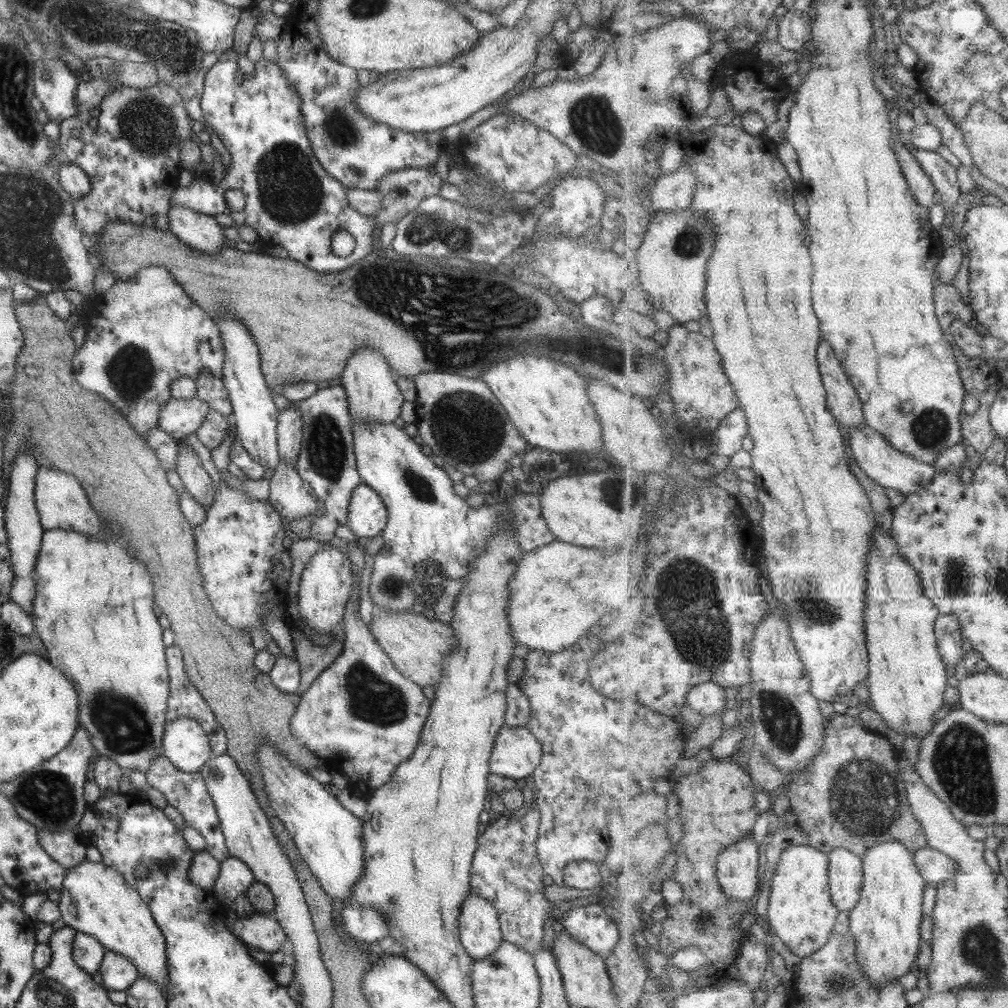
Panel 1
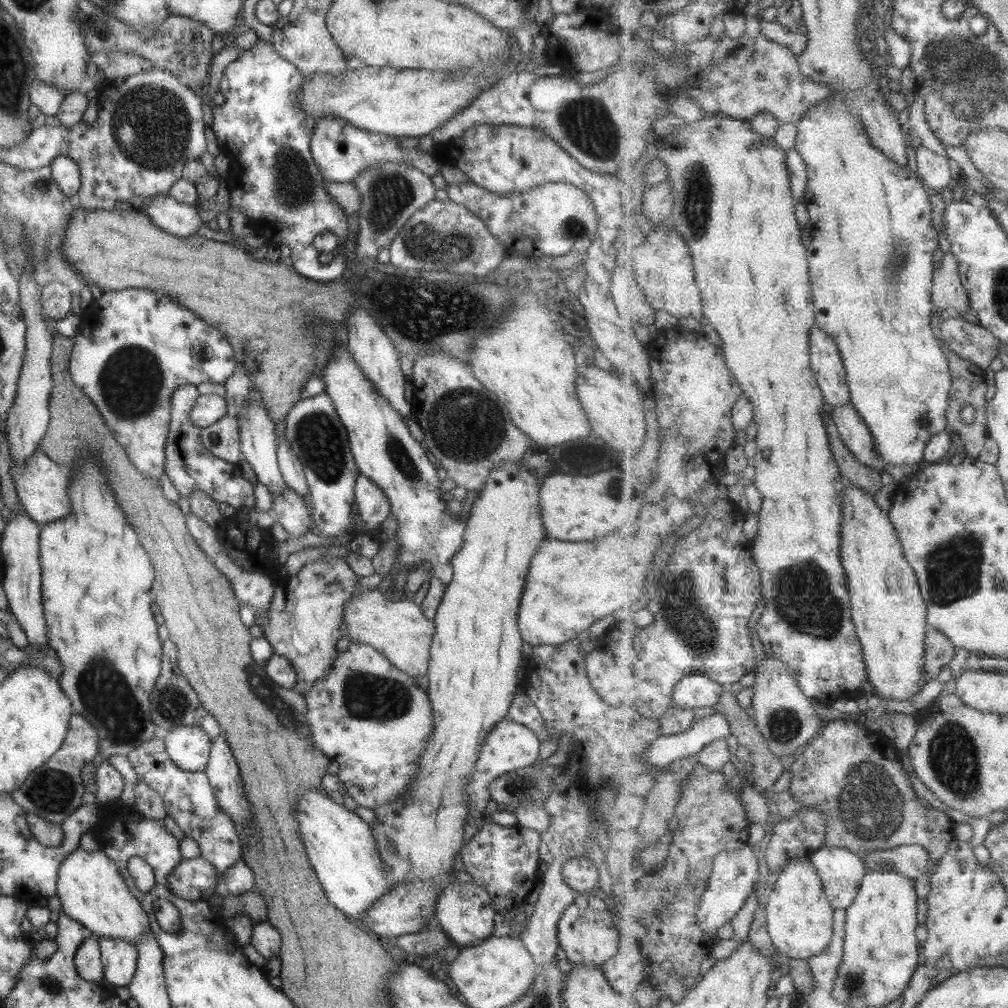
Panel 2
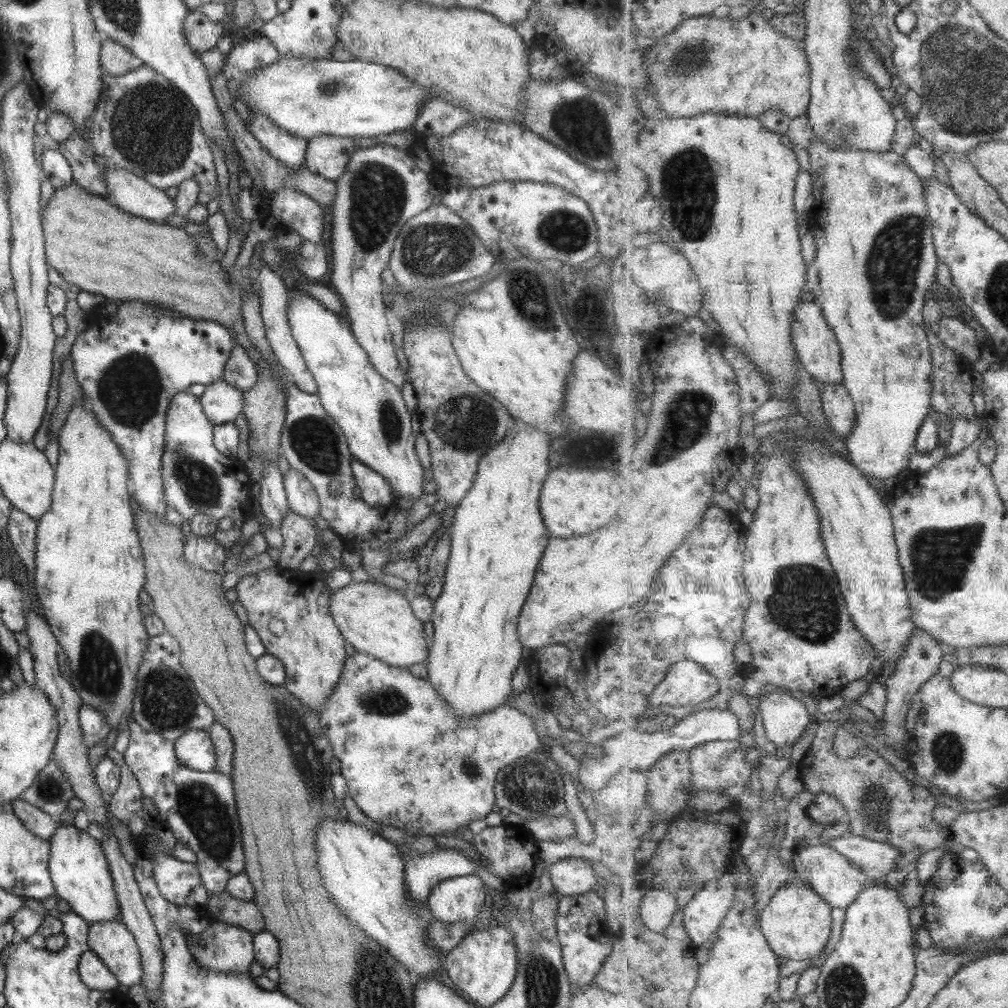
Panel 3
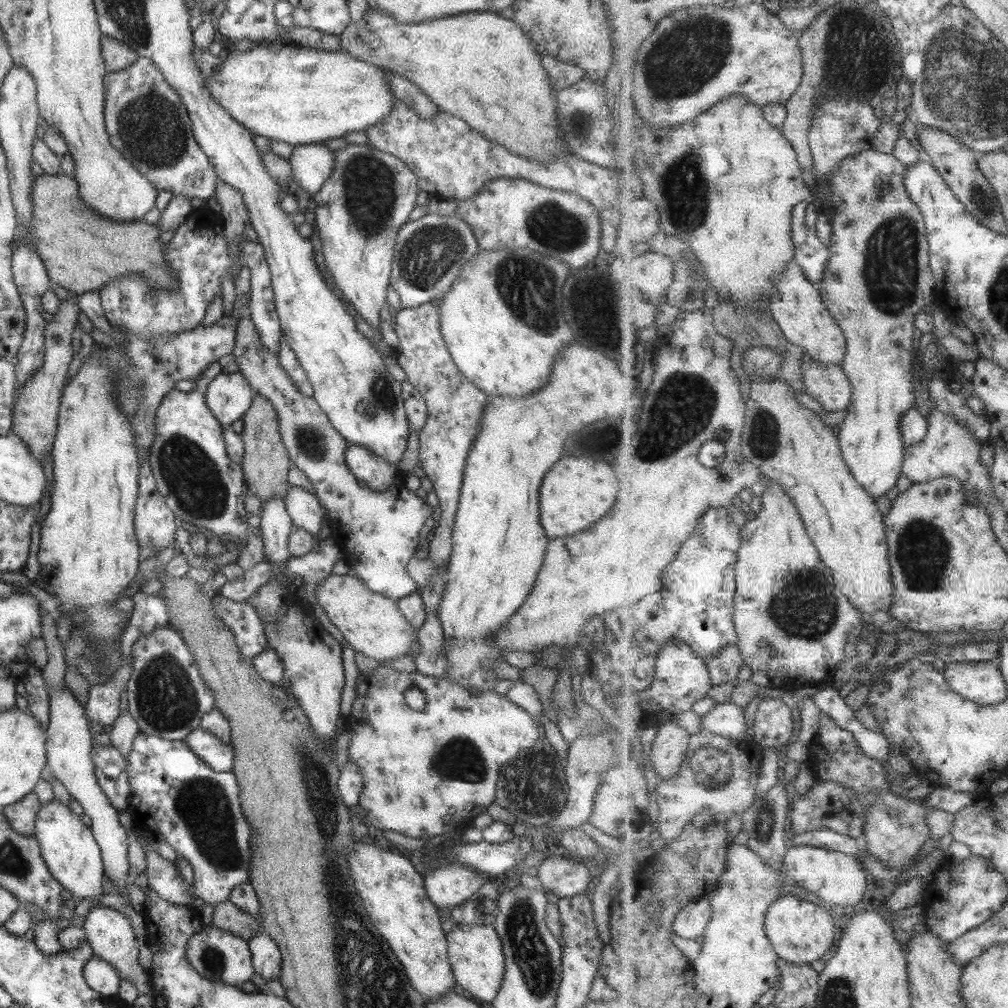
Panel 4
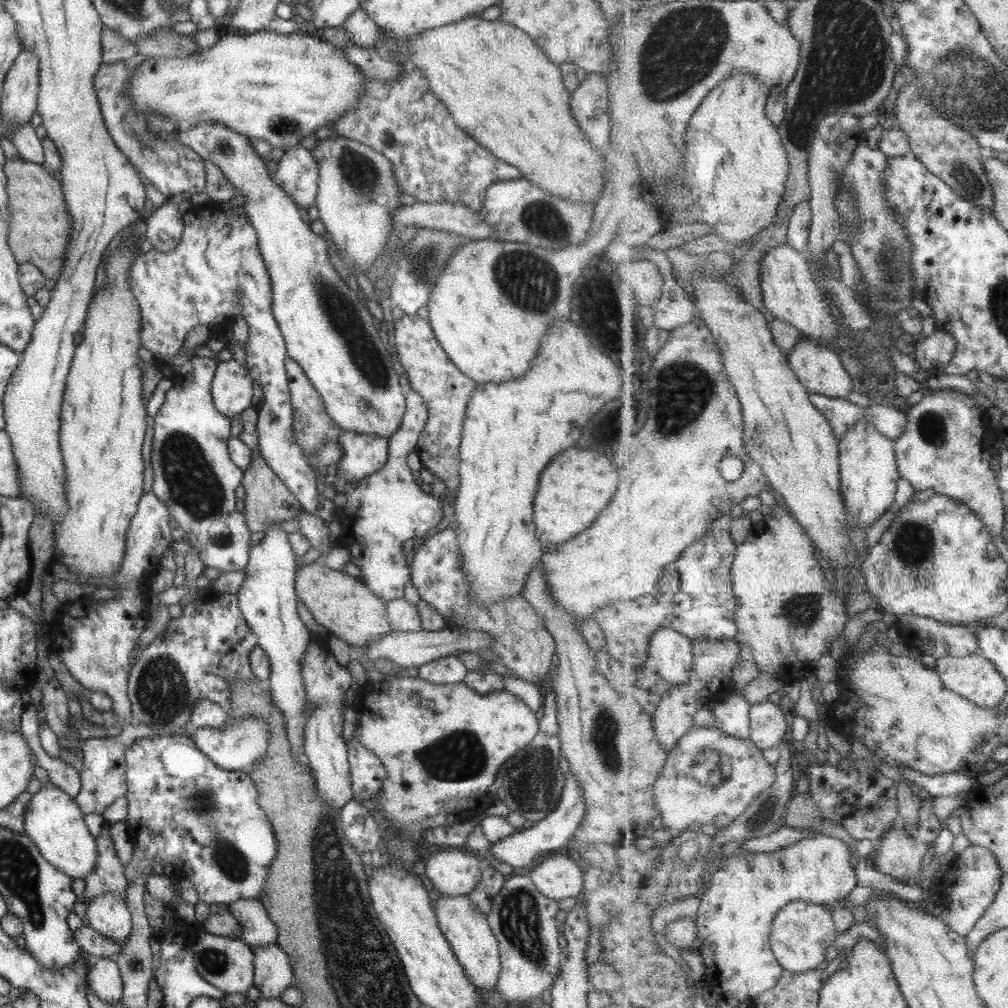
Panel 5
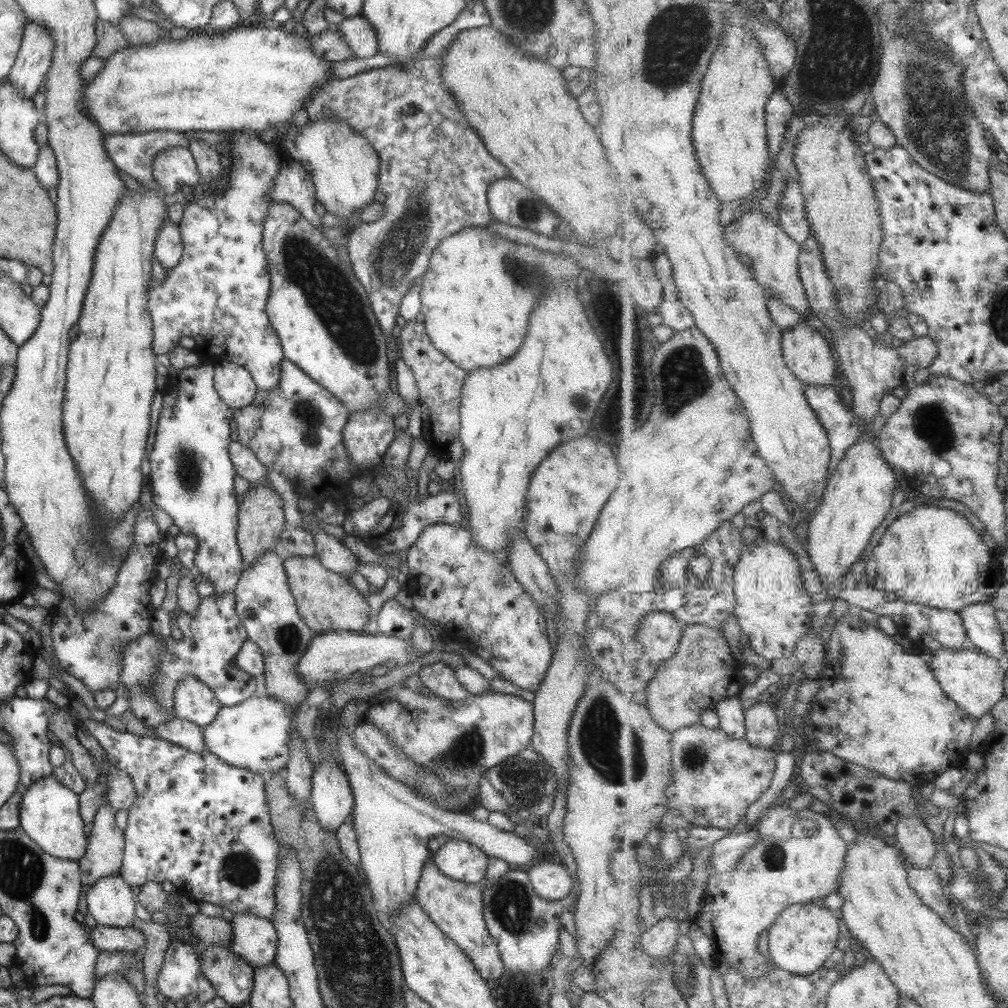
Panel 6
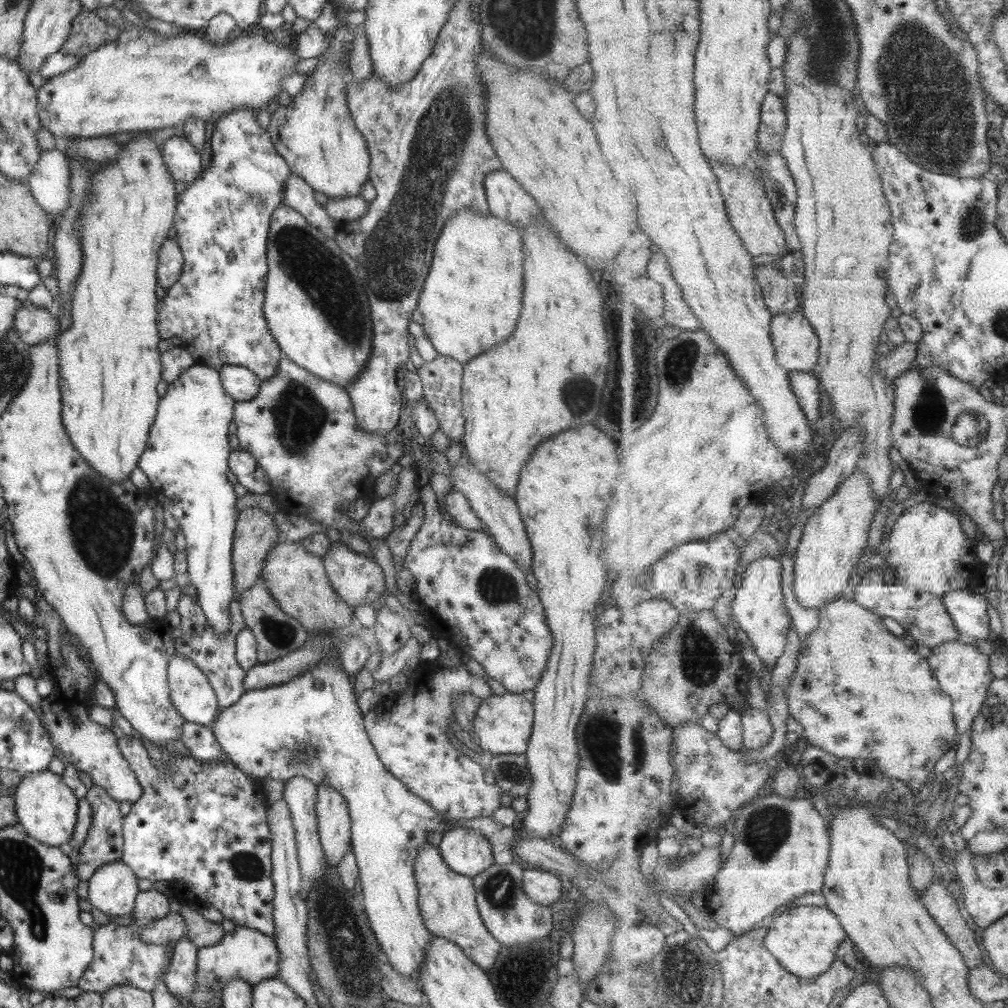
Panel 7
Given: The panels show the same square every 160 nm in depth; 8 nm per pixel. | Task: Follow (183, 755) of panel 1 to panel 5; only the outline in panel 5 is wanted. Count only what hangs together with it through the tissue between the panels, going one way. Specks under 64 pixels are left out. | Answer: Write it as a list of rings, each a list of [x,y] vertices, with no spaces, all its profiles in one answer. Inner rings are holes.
[[[245,717],[237,721],[229,719],[215,729],[193,728],[189,738],[219,768],[228,771],[243,771],[244,773],[251,771],[253,765],[264,757],[268,745],[266,723],[255,717]]]

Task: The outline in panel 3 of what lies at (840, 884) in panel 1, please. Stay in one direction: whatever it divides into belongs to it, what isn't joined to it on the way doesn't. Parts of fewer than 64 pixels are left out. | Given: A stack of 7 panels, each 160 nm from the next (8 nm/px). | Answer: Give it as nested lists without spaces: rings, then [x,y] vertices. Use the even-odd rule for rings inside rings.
[[[828,844],[808,846],[794,853],[793,865],[800,878],[807,882],[814,891],[817,891],[817,894],[820,894],[821,898],[824,898],[833,908],[847,909],[871,882],[869,875],[857,867],[856,863]]]

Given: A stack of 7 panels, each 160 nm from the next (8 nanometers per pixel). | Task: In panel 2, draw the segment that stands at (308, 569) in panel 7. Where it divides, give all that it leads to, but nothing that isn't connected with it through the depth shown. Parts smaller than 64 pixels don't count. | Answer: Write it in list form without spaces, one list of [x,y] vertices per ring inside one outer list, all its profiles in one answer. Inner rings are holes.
[[[383,588],[358,589],[343,606],[342,622],[350,642],[360,642],[381,653],[394,668],[411,678],[427,674],[434,624],[423,616],[419,604],[404,600],[389,602]]]

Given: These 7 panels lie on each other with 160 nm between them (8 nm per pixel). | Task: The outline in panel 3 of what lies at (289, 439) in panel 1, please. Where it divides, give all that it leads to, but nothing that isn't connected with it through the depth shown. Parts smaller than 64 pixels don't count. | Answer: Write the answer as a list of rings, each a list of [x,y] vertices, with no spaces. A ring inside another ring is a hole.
[[[290,468],[282,481],[288,510],[307,519],[318,515],[319,501],[316,492],[300,472]]]

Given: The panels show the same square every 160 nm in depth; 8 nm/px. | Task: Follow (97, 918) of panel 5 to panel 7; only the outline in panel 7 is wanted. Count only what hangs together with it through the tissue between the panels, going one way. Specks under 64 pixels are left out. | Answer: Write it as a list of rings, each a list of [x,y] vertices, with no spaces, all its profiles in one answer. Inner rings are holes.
[[[121,859],[102,864],[89,877],[86,901],[109,918],[129,916],[139,892],[137,880]]]

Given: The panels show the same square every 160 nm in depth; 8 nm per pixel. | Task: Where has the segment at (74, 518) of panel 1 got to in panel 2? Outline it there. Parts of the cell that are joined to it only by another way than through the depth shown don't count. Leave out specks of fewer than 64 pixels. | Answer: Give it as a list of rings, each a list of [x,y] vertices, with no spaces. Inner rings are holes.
[[[39,448],[35,449],[22,463],[10,462],[11,478],[22,510],[39,527],[65,516],[70,509],[66,495],[69,476]]]

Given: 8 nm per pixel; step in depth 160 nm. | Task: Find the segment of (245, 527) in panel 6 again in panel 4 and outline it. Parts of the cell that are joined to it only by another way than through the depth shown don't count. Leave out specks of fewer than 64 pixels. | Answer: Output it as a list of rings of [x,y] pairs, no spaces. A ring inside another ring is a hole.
[[[253,394],[250,407],[245,411],[241,420],[243,427],[240,438],[244,446],[244,458],[242,458],[240,466],[243,482],[248,490],[248,494],[253,494],[261,503],[260,506],[262,508],[263,502],[267,502],[270,498],[284,499],[289,487],[287,483],[287,470],[291,467],[291,462],[278,433],[279,422],[276,418],[276,412],[272,404],[263,395]]]

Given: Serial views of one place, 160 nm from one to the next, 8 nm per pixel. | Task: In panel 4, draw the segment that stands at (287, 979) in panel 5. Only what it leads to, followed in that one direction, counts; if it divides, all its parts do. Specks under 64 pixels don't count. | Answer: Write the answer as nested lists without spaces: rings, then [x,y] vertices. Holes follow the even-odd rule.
[[[263,932],[247,940],[252,967],[263,980],[278,980],[281,970],[281,955],[278,946]]]

